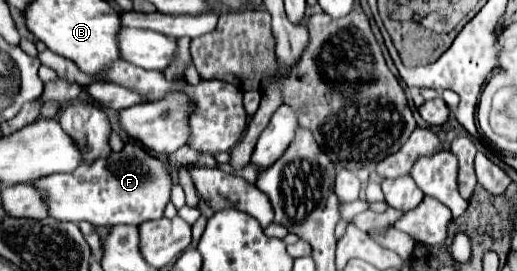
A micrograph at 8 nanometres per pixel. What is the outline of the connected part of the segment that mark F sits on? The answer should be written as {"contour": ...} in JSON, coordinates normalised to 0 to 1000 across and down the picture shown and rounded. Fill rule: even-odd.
{"contour":[[[248,520],[236,557],[217,557],[182,601],[162,601],[135,638],[93,646],[66,683],[81,690],[93,727],[93,793],[120,815],[170,815],[190,838],[209,830],[267,830],[290,808],[309,808],[329,749],[333,638],[325,601],[294,579],[271,528]]]}

